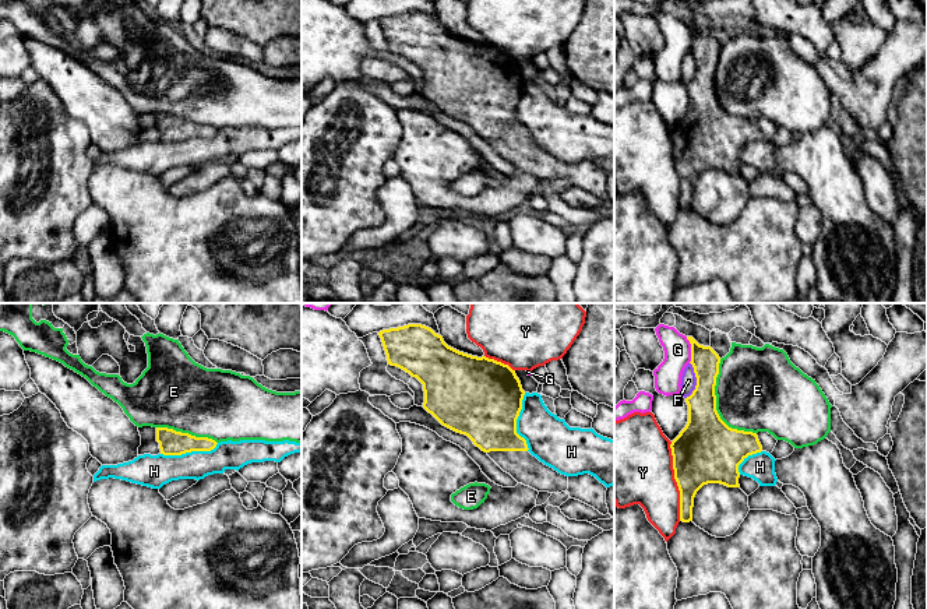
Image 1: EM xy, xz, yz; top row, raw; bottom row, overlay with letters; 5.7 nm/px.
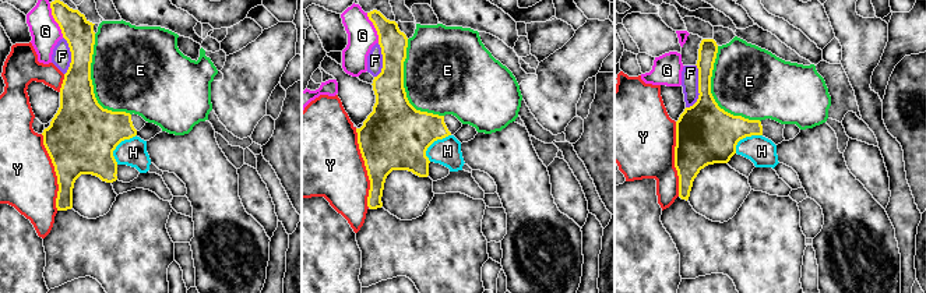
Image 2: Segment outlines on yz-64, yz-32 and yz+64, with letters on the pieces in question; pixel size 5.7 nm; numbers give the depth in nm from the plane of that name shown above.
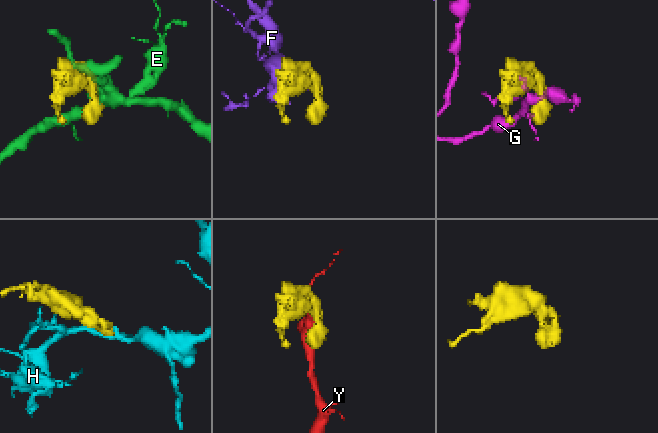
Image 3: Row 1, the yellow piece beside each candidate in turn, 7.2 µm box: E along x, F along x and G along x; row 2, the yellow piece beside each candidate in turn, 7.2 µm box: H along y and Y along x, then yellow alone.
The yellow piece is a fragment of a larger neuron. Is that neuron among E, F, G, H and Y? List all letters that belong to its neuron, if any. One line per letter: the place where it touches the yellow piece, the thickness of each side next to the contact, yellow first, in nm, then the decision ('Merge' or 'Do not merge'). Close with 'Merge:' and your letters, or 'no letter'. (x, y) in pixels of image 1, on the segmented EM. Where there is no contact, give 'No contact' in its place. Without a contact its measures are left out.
E: Touches yellow at yz (715, 407). Thickness 360 nm (yellow) against 460 nm. Do not merge
F: Touches yellow at yz (697, 380). Thickness 190 nm (yellow) against 90 nm. Do not merge
G: Touches yellow at yz (691, 349). Thickness 160 nm (yellow) against 160 nm. Do not merge
H: Touches yellow at xz (515, 422). Thickness 460 nm (yellow) against 260 nm. Do not merge
Y: Touches yellow at yz (676, 481). Thickness 380 nm (yellow) against 440 nm. Do not merge
Merge: no letter

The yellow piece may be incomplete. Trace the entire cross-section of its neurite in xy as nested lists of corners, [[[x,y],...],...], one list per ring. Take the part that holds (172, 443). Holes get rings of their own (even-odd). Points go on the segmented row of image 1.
[[[156,427],[156,441],[159,443],[161,454],[163,455],[181,455],[191,451],[211,451],[218,444],[212,439],[195,437],[168,427]]]

